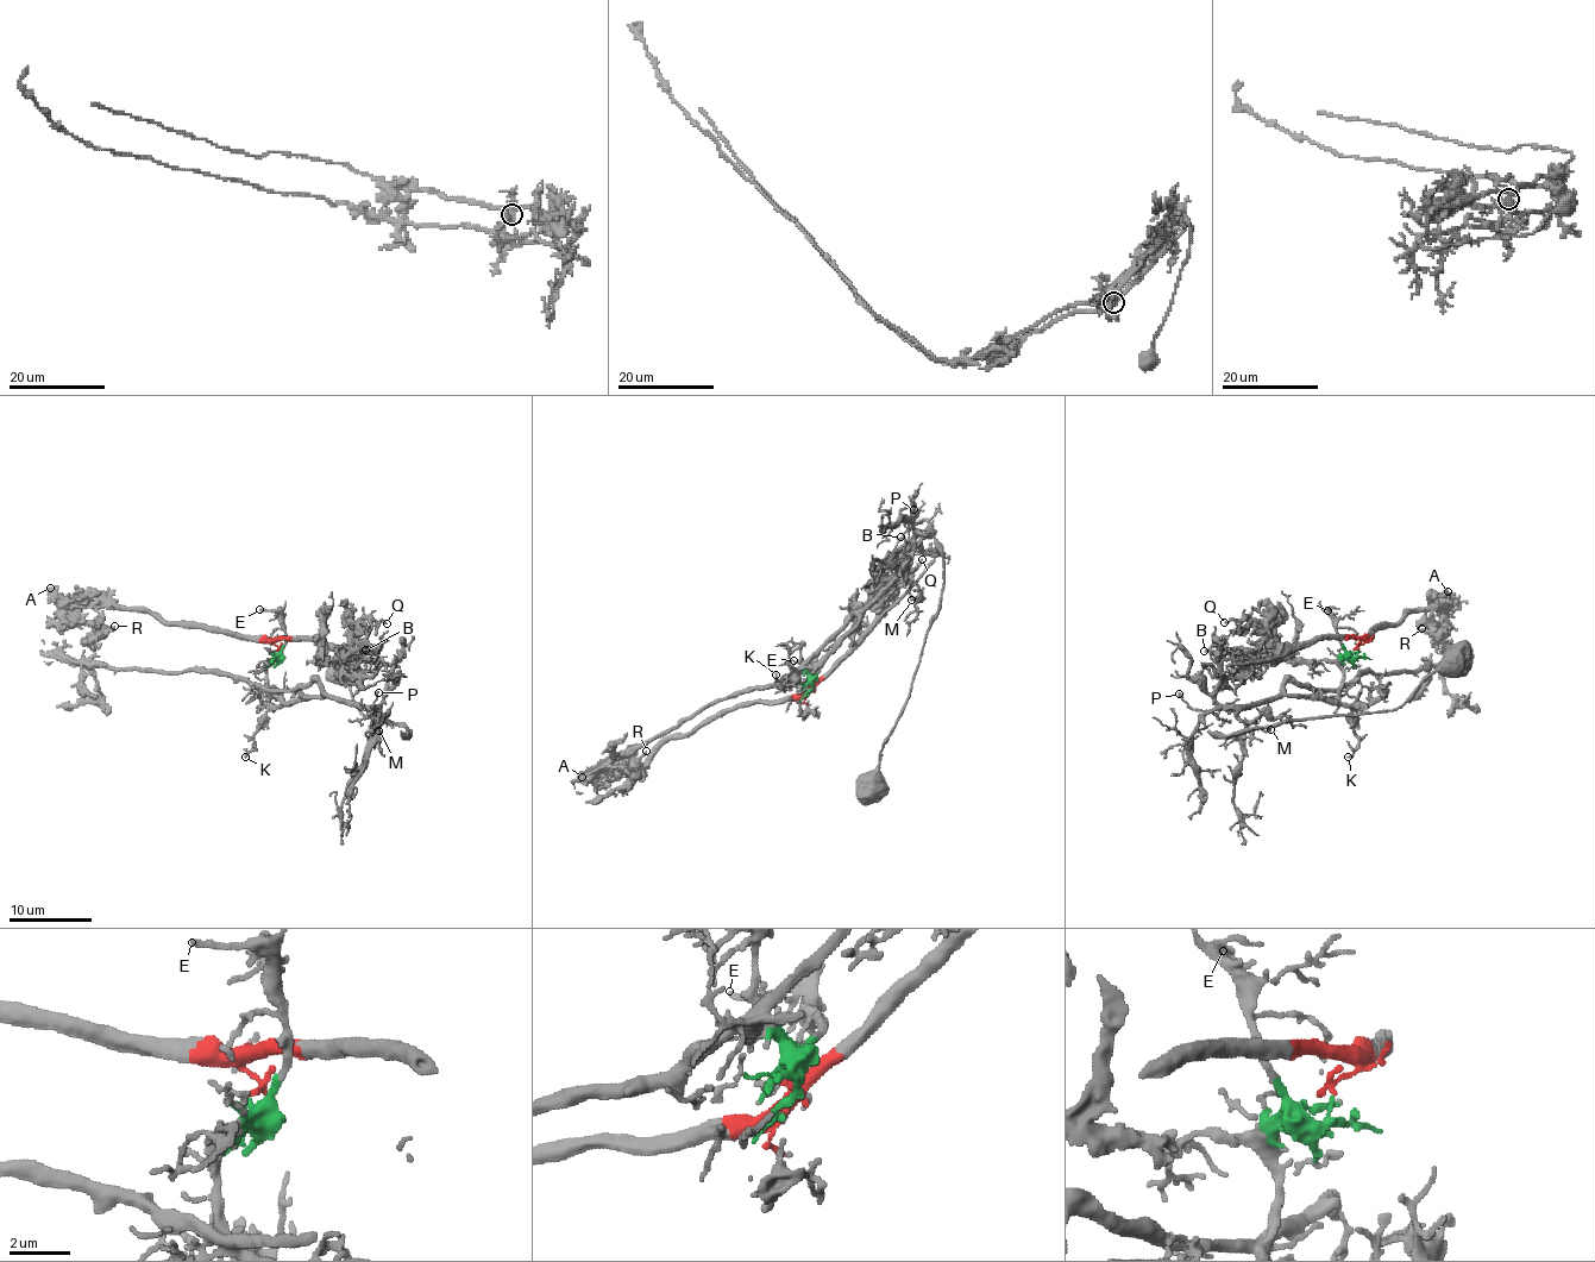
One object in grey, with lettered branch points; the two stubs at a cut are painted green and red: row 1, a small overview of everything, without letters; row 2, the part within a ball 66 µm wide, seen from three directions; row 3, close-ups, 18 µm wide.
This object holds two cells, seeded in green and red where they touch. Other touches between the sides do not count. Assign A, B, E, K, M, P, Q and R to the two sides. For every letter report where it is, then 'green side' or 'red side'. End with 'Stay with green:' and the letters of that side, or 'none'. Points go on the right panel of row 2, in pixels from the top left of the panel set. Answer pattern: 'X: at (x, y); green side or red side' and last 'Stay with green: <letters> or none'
A: at (1448, 591); red side
B: at (1204, 651); red side
E: at (1327, 610); green side
K: at (1348, 757); green side
M: at (1270, 729); green side
P: at (1179, 694); green side
Q: at (1224, 622); red side
R: at (1421, 628); red side
Stay with green: E, K, M, P

